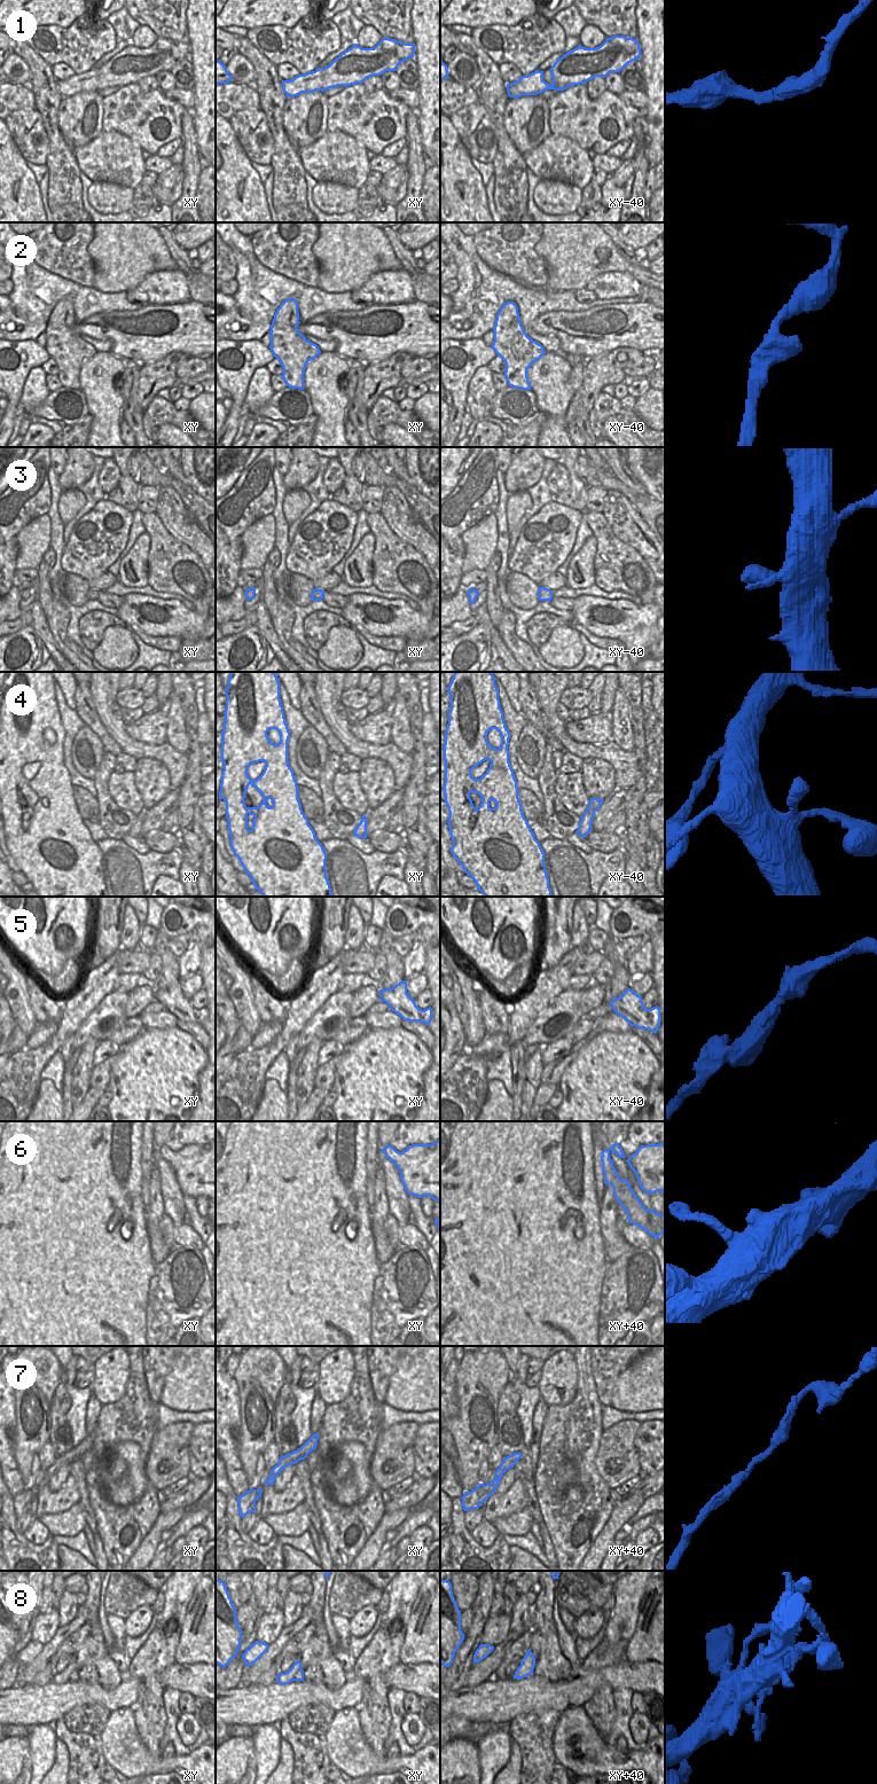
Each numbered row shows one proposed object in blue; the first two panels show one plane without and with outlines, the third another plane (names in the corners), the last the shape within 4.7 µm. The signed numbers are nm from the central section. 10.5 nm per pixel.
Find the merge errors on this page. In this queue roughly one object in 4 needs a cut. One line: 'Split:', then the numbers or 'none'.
Split: 8

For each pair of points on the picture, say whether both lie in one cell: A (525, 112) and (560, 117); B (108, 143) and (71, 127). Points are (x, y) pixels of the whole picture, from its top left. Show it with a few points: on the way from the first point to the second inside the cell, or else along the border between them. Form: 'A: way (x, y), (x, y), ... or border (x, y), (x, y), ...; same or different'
A: border (546, 100), (548, 128), (551, 133); different
B: border (102, 130), (86, 143), (72, 149); different

